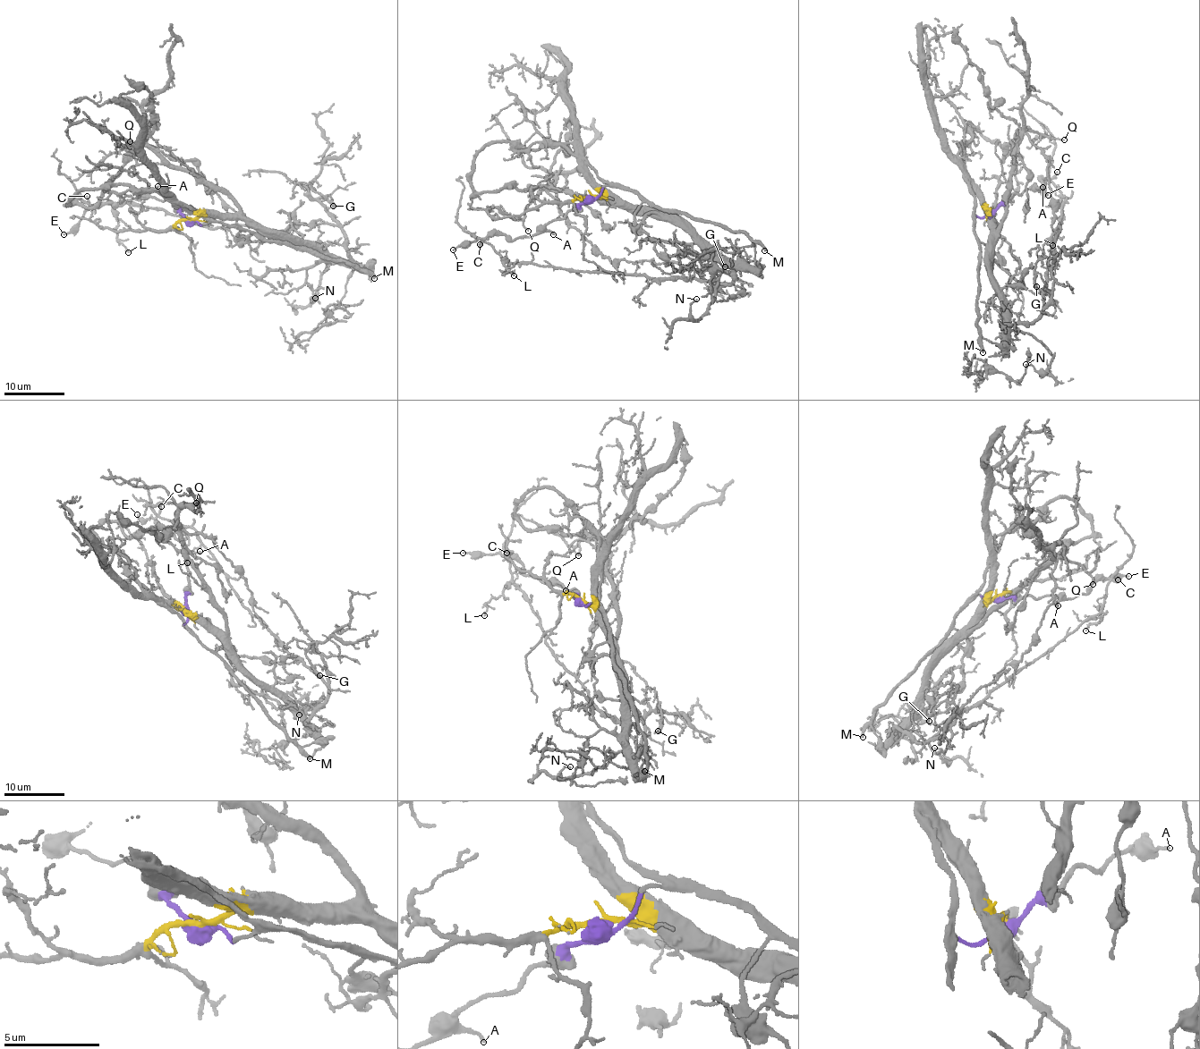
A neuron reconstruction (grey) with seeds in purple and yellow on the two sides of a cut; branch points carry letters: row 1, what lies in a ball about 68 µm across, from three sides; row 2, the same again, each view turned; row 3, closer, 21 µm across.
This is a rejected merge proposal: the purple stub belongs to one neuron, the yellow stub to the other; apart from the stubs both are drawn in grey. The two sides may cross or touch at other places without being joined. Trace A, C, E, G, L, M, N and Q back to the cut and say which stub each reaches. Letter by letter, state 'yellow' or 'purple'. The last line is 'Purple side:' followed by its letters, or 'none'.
A: purple
C: purple
E: purple
G: yellow
L: yellow
M: purple
N: yellow
Q: yellow
Purple side: A, C, E, M

